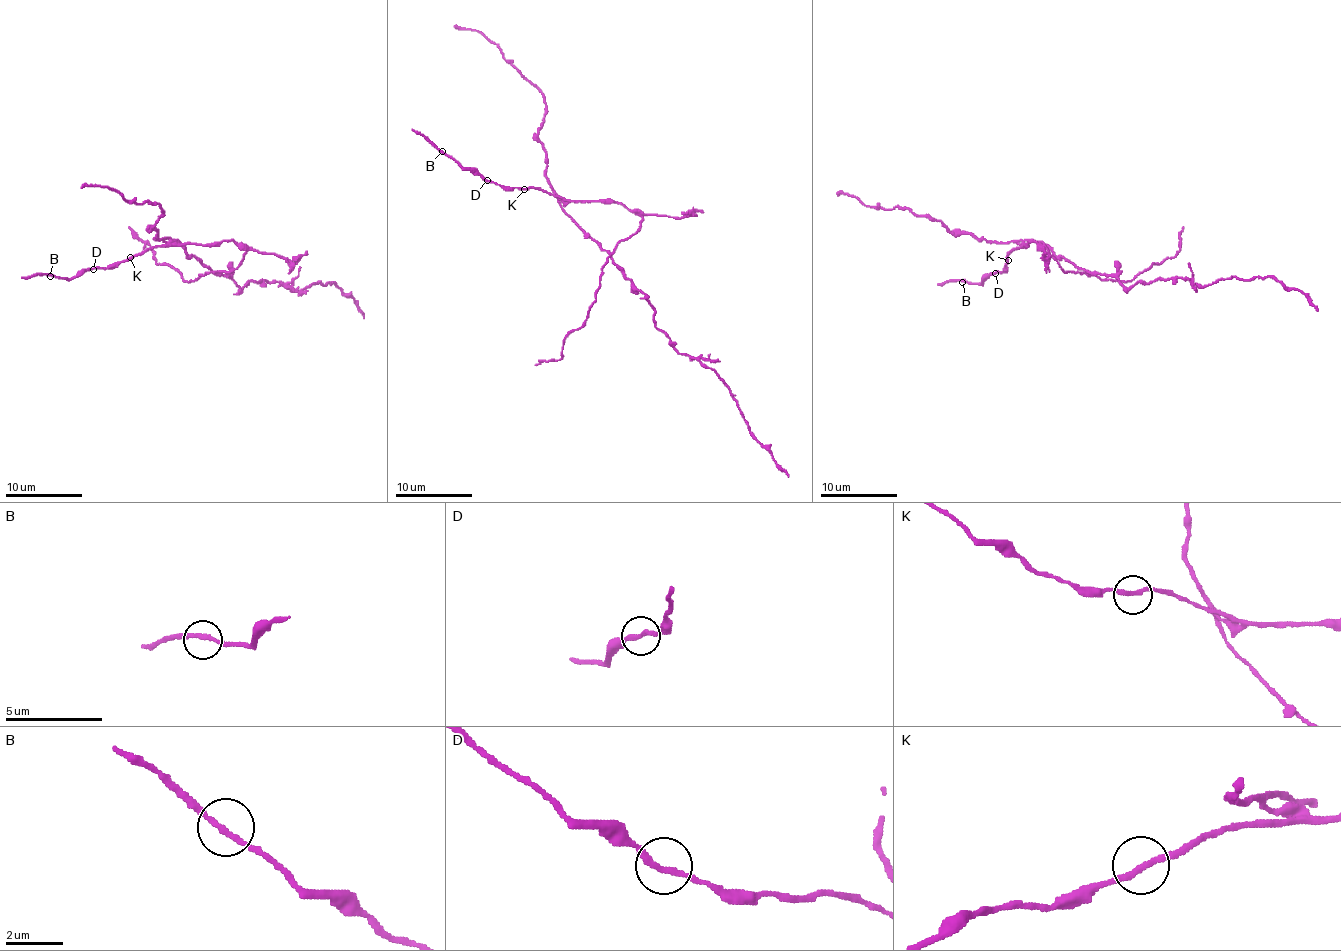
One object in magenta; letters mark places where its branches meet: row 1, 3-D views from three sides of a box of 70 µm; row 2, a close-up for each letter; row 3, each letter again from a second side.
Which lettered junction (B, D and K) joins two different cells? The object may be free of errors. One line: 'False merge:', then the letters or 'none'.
False merge: K

